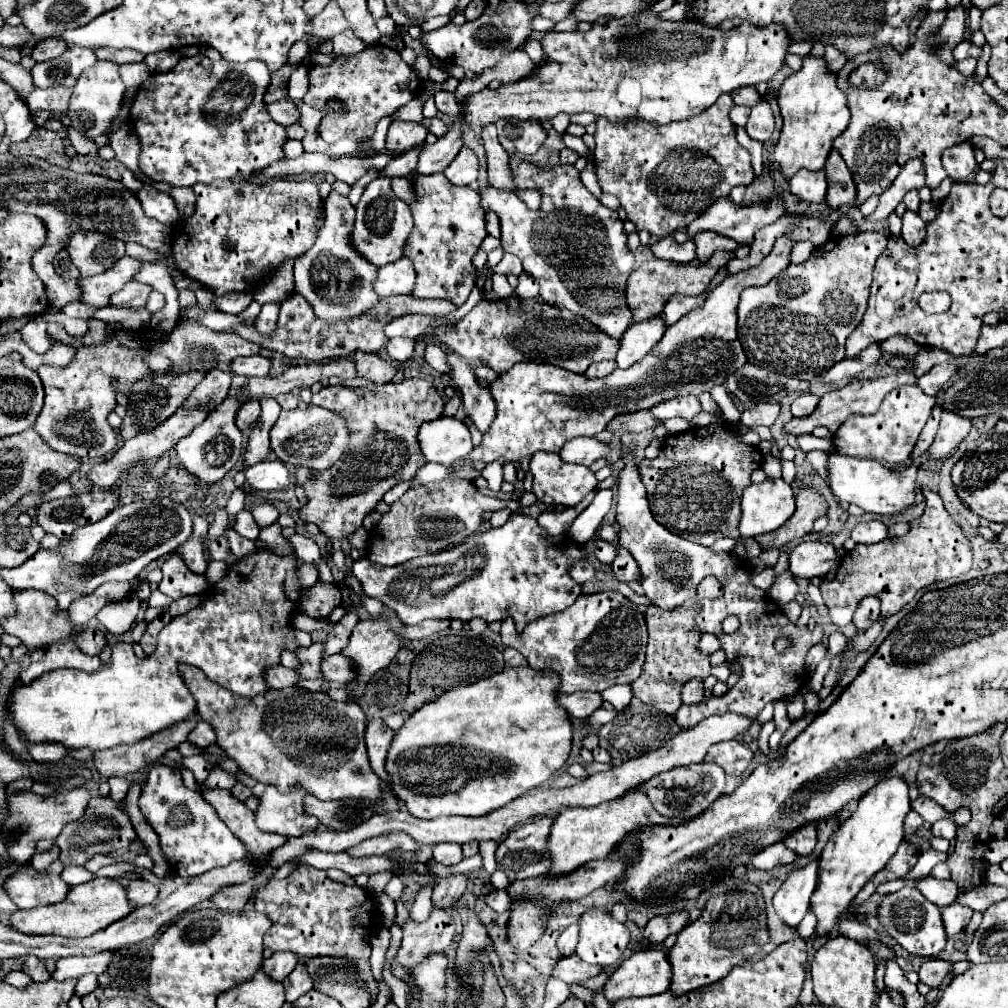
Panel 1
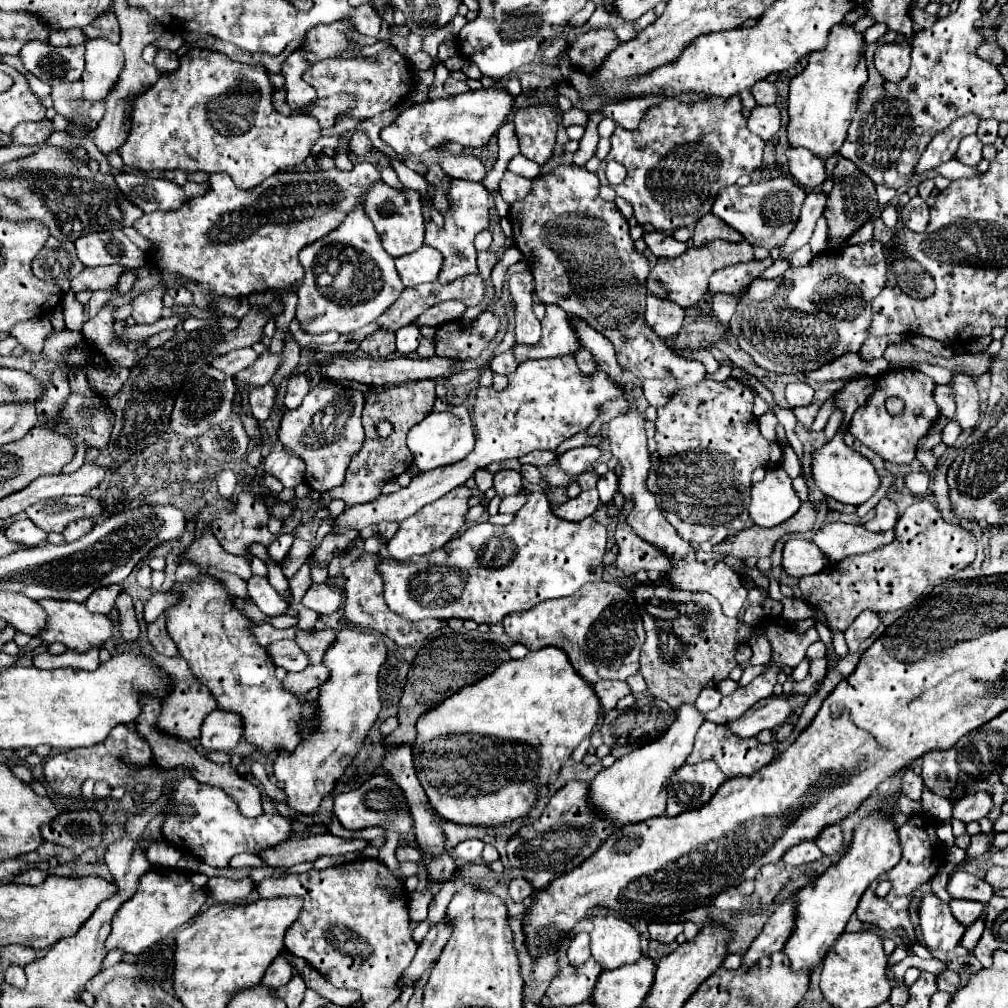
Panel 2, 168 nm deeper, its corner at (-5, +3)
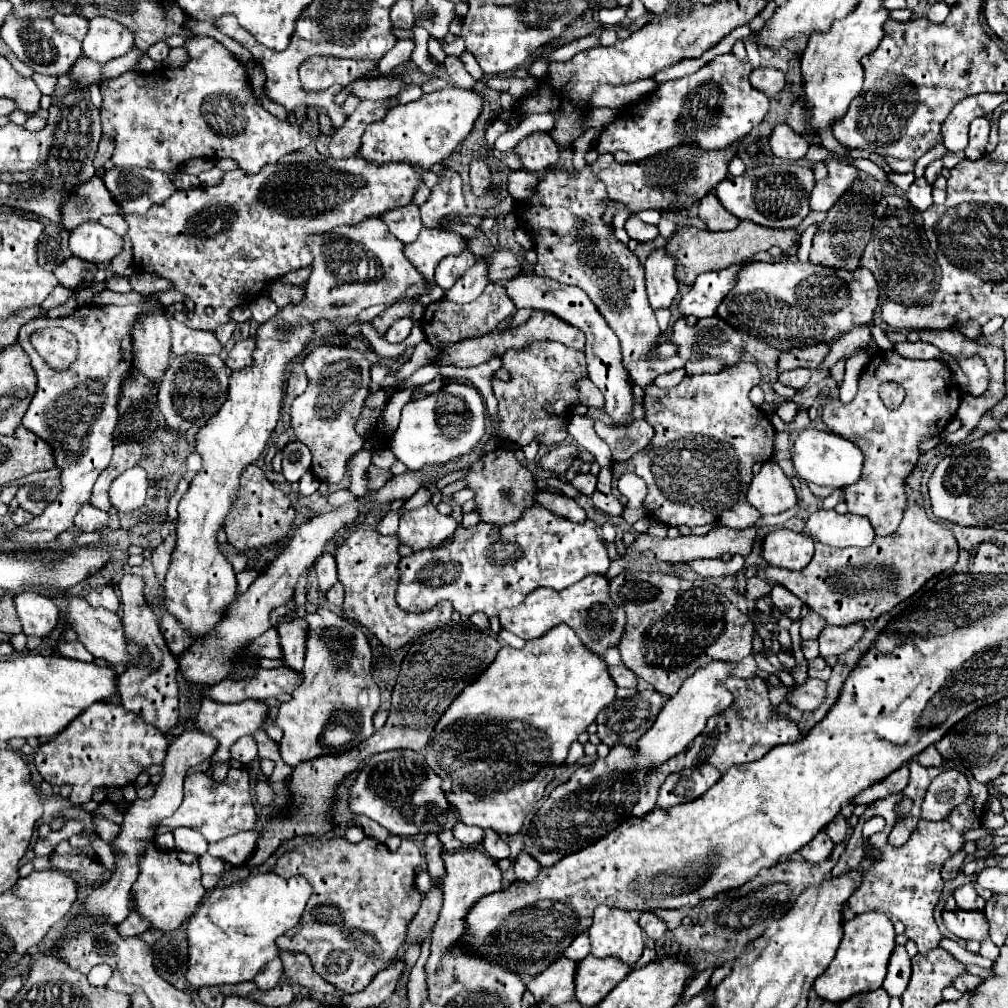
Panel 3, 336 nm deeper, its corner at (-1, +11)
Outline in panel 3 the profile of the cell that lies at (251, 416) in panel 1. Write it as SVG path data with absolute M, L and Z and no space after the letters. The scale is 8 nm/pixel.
M255 337L237 341L235 347L229 351L229 357L225 361L227 367L233 369L233 371L253 367L253 351L255 351L255 347L257 347L257 339Z

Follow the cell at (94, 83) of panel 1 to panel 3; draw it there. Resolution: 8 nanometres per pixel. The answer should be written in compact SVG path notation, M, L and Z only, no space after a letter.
M95 17L89 21L89 31L83 39L83 53L87 59L105 65L111 59L125 55L131 47L131 31L103 31L103 17Z

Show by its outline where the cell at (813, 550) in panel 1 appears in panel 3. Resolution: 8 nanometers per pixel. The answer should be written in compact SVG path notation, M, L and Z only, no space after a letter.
M777 529L769 533L763 543L763 559L773 567L799 571L809 565L813 553L815 543L811 541L811 537L789 529Z

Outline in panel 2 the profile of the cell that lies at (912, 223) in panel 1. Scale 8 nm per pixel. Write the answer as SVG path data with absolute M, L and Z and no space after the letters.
M919 195L911 197L911 201L901 209L901 221L911 231L925 231L929 225L929 207L925 199Z

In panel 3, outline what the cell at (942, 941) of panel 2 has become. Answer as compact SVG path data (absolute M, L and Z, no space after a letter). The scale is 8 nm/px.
M943 911L941 921L945 927L959 939L977 939L983 941L989 935L989 923L979 911Z

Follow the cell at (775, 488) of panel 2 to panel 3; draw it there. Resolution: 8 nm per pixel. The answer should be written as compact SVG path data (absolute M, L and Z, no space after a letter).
M763 463L761 471L753 477L747 501L761 513L761 515L779 515L791 509L797 501L795 489L783 469L775 463Z

